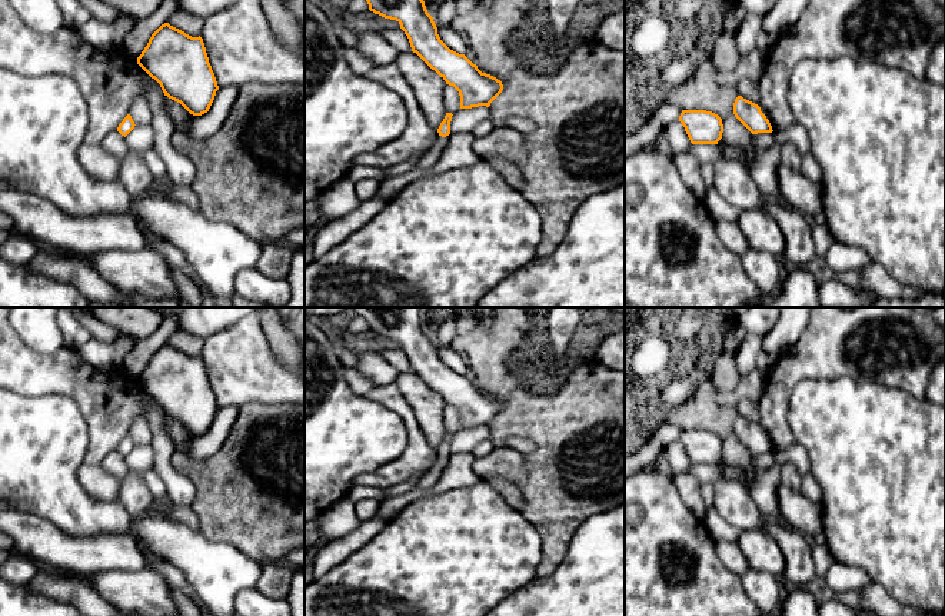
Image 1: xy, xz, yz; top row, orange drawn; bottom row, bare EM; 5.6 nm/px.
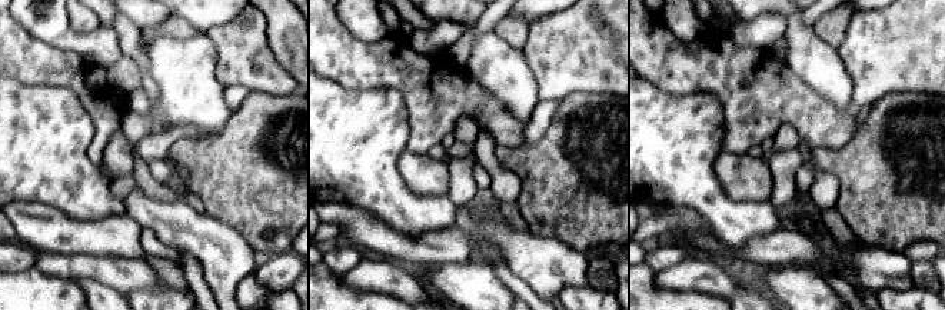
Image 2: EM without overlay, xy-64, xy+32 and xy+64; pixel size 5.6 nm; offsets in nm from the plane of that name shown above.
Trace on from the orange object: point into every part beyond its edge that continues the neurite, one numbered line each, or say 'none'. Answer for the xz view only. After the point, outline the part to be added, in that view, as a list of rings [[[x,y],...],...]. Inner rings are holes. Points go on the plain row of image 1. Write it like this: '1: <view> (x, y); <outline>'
1: xz (429, 478); [[[439,456],[437,465],[423,473],[423,476],[420,477],[415,487],[415,492],[422,492],[436,485],[440,476],[445,473],[447,459],[449,456],[446,457]]]

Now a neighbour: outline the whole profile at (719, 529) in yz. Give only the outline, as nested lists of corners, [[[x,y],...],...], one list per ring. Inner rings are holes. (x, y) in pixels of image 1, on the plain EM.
[[[715,507],[706,509],[702,522],[715,542],[726,540],[738,545],[741,530],[722,519]]]

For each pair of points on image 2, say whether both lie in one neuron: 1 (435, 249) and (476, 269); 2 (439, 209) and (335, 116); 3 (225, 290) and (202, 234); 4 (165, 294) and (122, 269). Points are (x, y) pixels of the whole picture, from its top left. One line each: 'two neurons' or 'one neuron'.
1: two neurons
2: one neuron
3: one neuron
4: two neurons

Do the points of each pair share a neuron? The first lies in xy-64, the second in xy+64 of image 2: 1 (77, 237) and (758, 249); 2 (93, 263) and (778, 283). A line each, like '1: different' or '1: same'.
1: same
2: same

